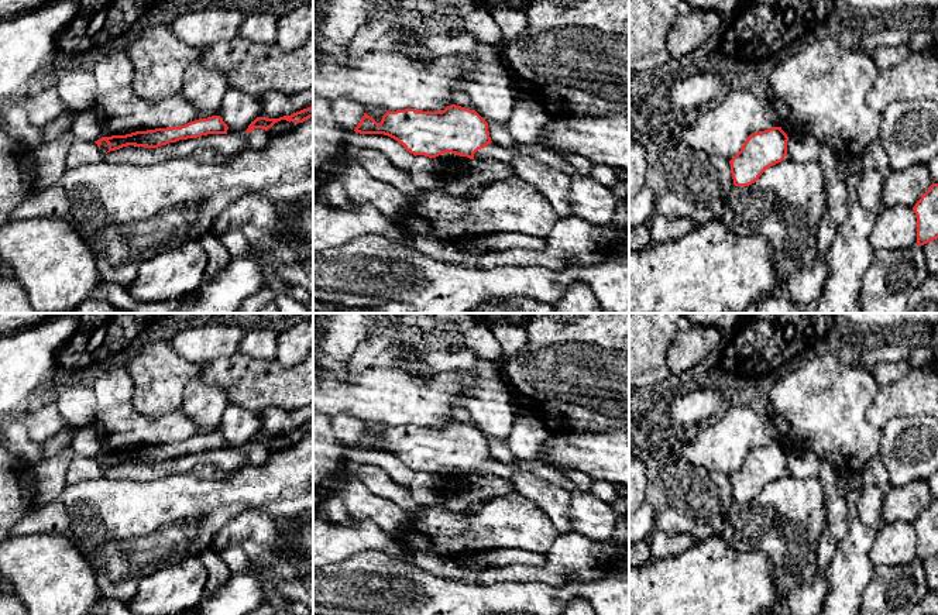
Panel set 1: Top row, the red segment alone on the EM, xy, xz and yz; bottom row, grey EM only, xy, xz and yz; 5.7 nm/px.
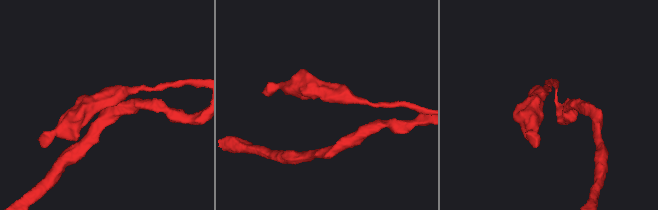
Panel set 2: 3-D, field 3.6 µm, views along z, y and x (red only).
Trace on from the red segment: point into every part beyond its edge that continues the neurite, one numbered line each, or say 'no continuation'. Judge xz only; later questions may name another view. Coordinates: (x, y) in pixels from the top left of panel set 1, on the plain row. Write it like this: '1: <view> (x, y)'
no continuation

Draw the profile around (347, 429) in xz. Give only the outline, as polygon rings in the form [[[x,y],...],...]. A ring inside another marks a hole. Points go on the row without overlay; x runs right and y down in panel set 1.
[[[347,412],[331,416],[333,432],[339,443],[351,449],[364,432],[364,423]]]

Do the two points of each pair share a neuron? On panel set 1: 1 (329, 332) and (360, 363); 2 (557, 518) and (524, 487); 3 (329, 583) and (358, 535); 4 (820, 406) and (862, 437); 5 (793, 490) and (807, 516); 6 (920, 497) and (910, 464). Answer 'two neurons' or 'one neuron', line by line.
1: two neurons
2: one neuron
3: two neurons
4: one neuron
5: one neuron
6: two neurons

